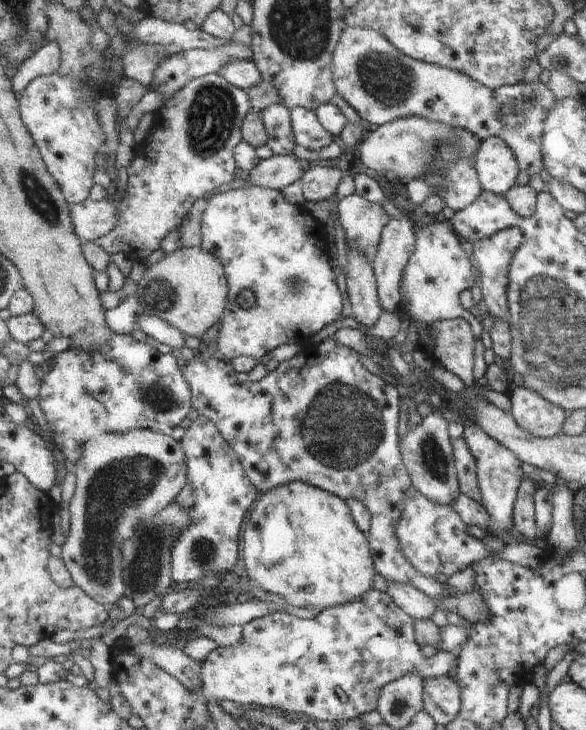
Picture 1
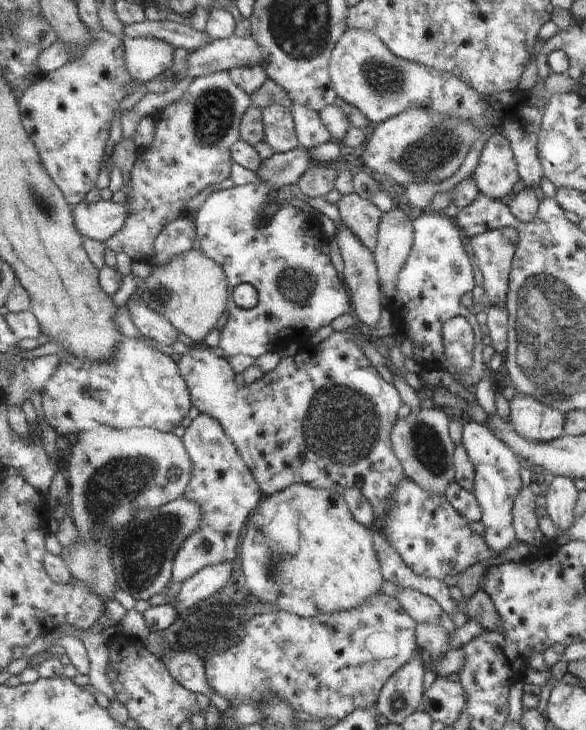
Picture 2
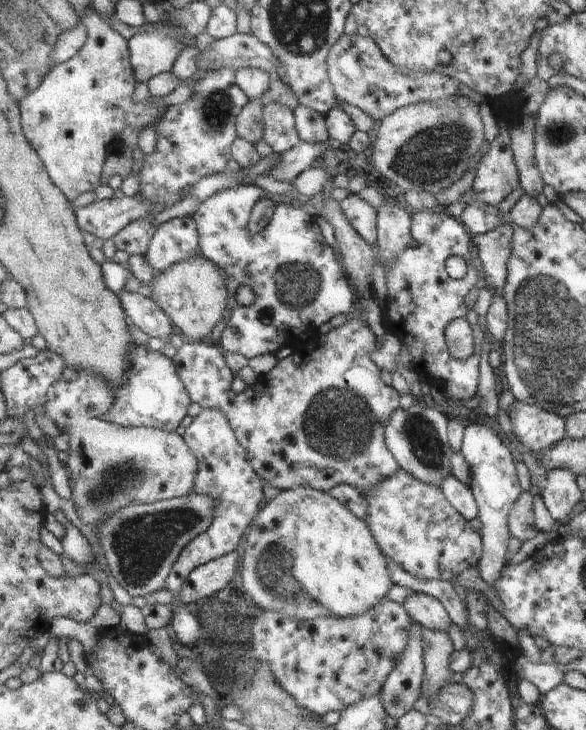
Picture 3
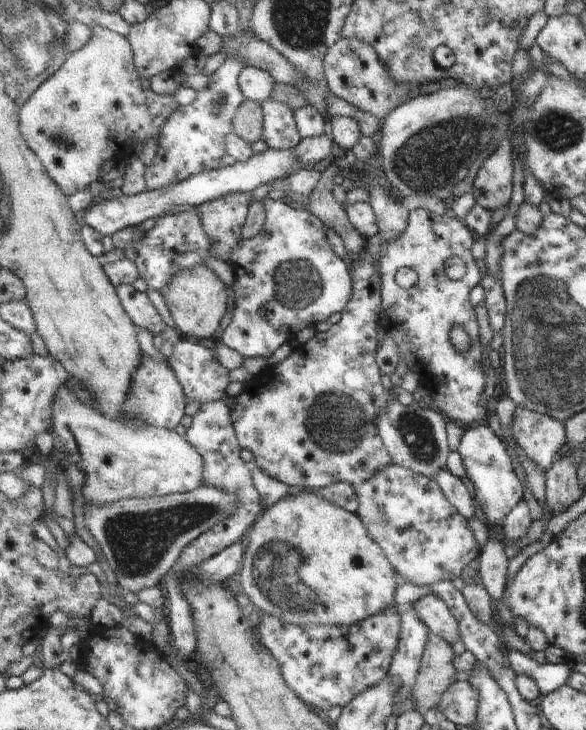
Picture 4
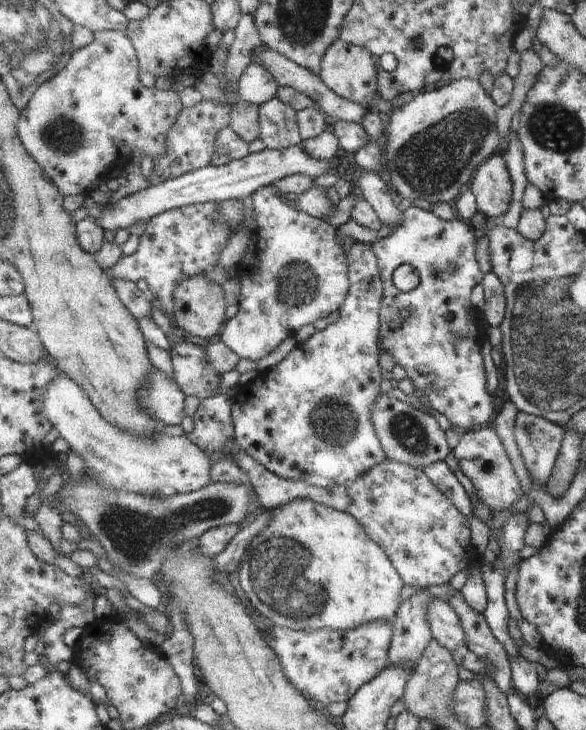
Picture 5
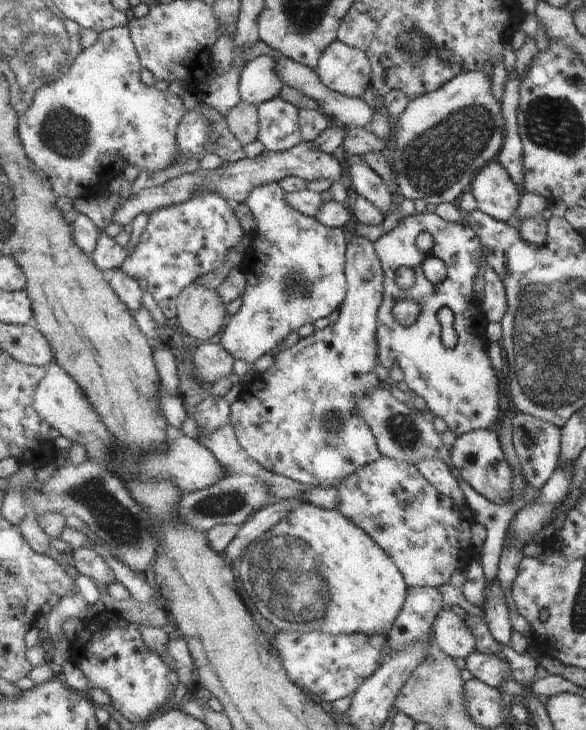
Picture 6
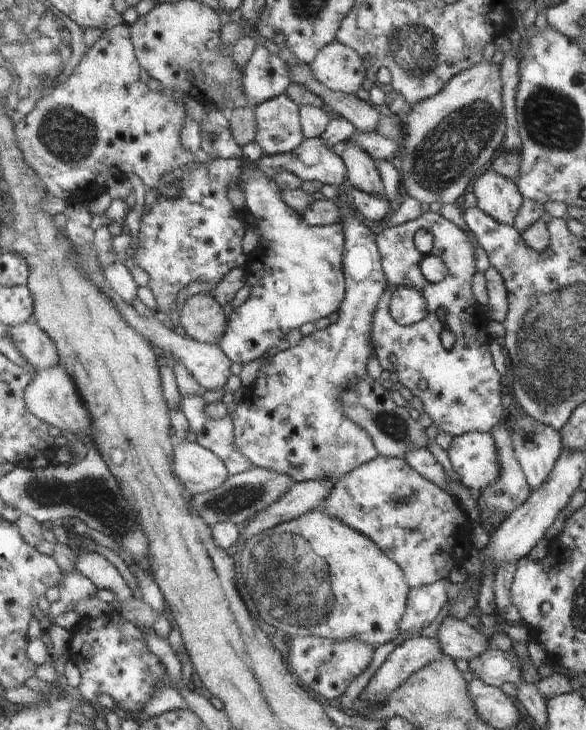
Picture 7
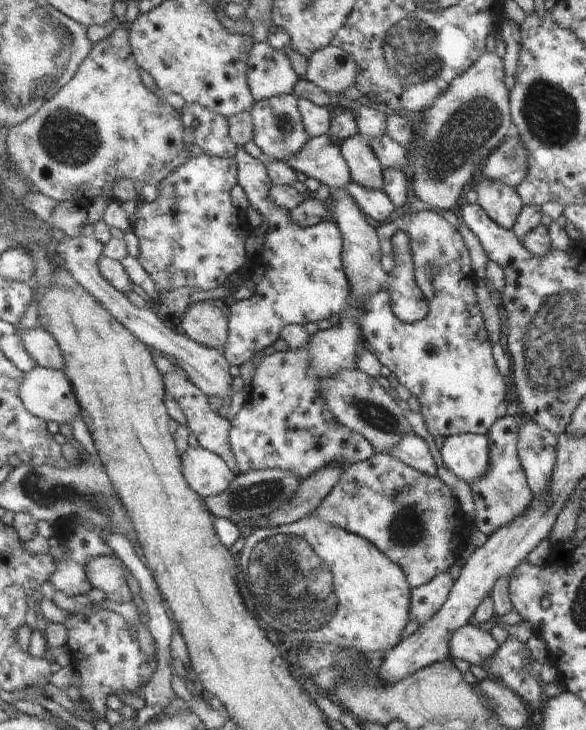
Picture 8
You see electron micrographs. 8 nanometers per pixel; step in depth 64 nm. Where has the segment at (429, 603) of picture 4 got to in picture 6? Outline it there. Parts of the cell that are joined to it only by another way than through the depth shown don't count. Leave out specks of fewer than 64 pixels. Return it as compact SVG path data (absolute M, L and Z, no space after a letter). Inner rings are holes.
M446 605L441 608L441 612L435 616L432 630L434 642L454 659L466 659L478 651L477 640L466 620L457 616L449 607Z

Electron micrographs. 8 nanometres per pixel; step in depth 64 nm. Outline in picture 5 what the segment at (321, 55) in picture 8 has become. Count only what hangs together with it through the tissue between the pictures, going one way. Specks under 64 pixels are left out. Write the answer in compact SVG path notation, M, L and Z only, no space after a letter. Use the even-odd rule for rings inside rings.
M341 38L334 42L325 53L320 77L335 94L361 104L367 110L375 110L374 106L371 106L373 100L378 98L384 100L381 94L379 72L377 72L377 59L369 50L365 50L365 47L349 44Z

